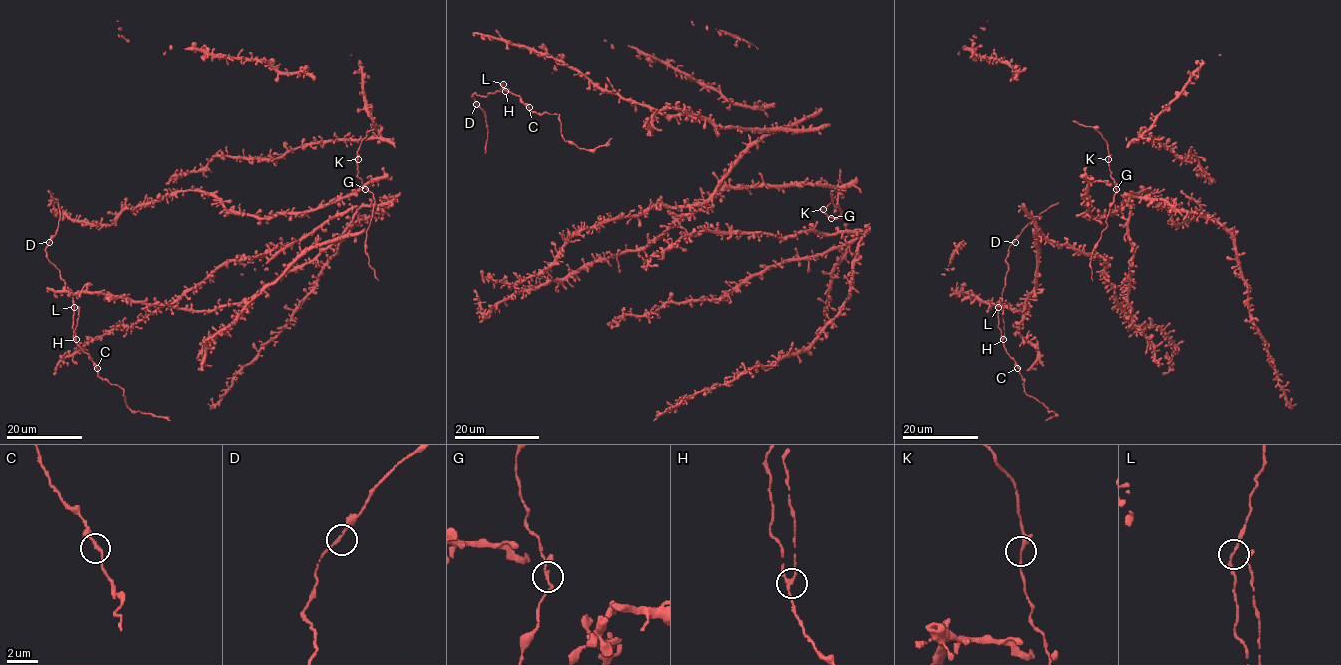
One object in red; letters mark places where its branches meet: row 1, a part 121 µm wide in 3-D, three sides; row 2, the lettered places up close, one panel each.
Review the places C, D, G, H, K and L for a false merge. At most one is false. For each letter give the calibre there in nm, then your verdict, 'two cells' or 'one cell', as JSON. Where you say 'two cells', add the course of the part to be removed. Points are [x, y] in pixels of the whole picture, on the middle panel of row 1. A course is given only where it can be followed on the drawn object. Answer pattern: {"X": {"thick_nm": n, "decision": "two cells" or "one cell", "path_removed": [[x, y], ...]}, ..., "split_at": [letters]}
{"C": {"thick_nm": 190, "decision": "one cell"}, "D": {"thick_nm": 160, "decision": "one cell"}, "G": {"thick_nm": 160, "decision": "one cell"}, "H": {"thick_nm": 170, "decision": "one cell"}, "K": {"thick_nm": 190, "decision": "one cell"}, "L": {"thick_nm": 170, "decision": "one cell"}, "split_at": []}

